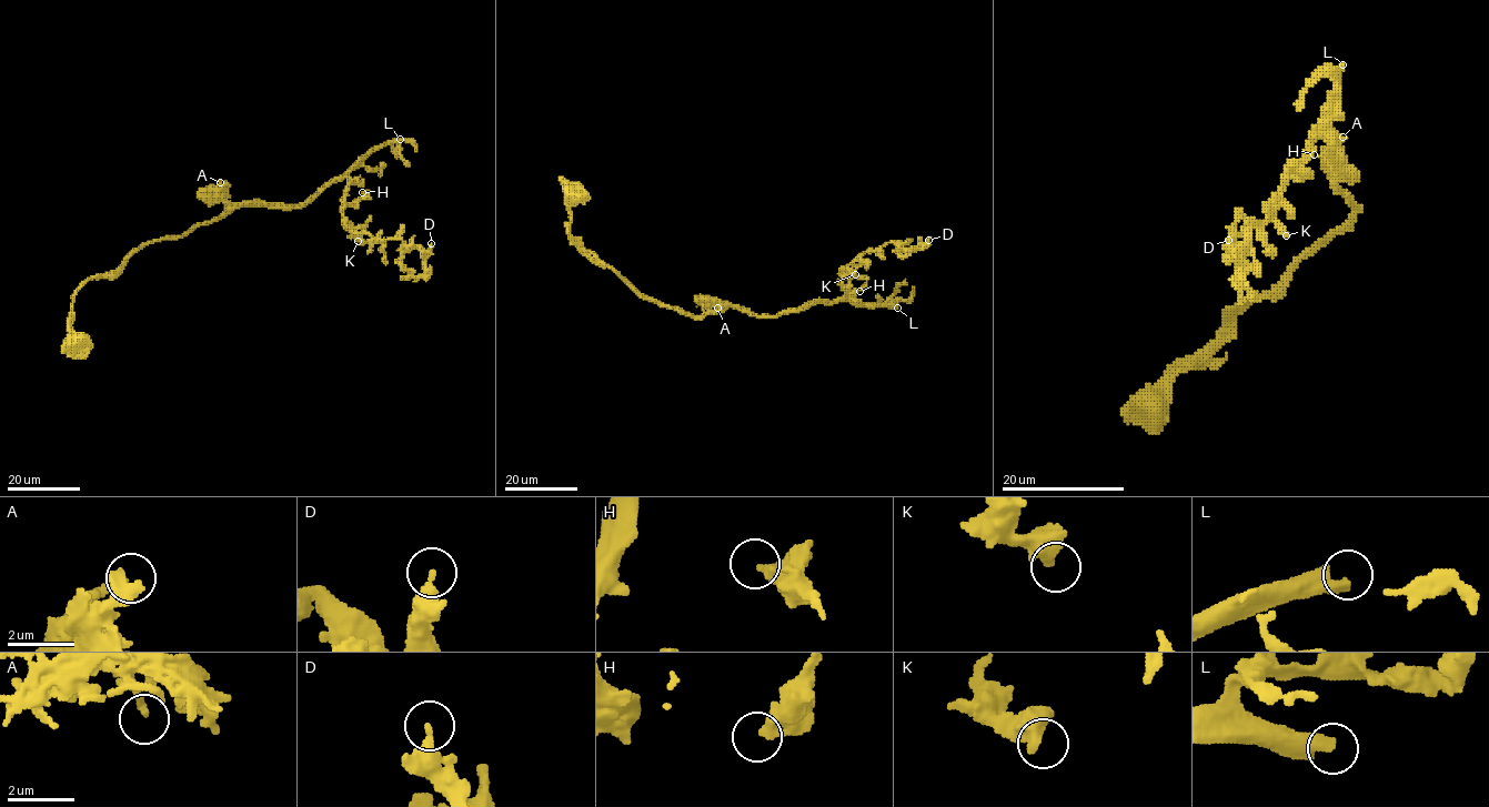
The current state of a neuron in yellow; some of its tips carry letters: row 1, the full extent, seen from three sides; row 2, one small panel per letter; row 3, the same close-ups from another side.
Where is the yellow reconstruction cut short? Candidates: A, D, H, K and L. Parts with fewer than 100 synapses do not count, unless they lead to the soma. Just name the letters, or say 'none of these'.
L

